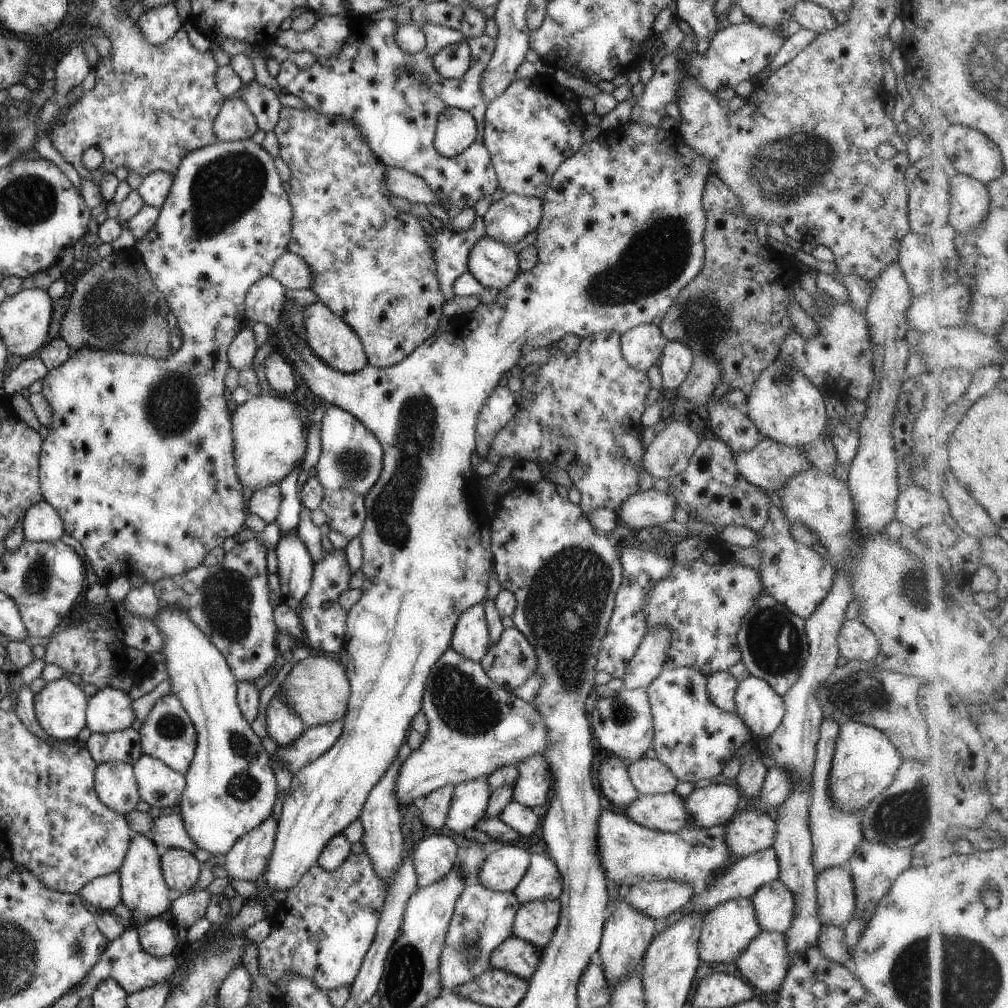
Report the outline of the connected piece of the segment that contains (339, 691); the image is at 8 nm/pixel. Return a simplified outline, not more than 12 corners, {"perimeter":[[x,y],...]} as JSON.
{"perimeter":[[312,653],[274,696],[314,727],[343,718],[350,682],[336,656]]}

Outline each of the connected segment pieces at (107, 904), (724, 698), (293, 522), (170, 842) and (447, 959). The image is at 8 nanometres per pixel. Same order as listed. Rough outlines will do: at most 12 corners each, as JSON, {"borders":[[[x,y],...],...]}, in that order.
{"borders":[[[120,874],[94,878],[78,894],[93,911],[122,900]],[[727,671],[707,677],[706,692],[720,712],[734,712],[739,681]],[[300,469],[278,483],[282,494],[276,522],[280,538],[296,532],[302,502],[298,493]],[[180,814],[154,818],[150,838],[158,847],[194,853]],[[474,879],[440,954],[443,990],[490,969],[512,935],[514,892]]]}

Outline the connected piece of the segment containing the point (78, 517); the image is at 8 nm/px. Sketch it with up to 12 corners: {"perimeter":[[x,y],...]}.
{"perimeter":[[188,152],[136,240],[182,333],[43,379],[43,501],[98,580],[245,526],[227,350],[292,206]]}

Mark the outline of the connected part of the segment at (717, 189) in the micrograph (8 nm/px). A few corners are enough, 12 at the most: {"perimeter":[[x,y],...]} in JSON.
{"perimeter":[[713,172],[702,272],[659,328],[748,395],[792,330],[798,262]]}

